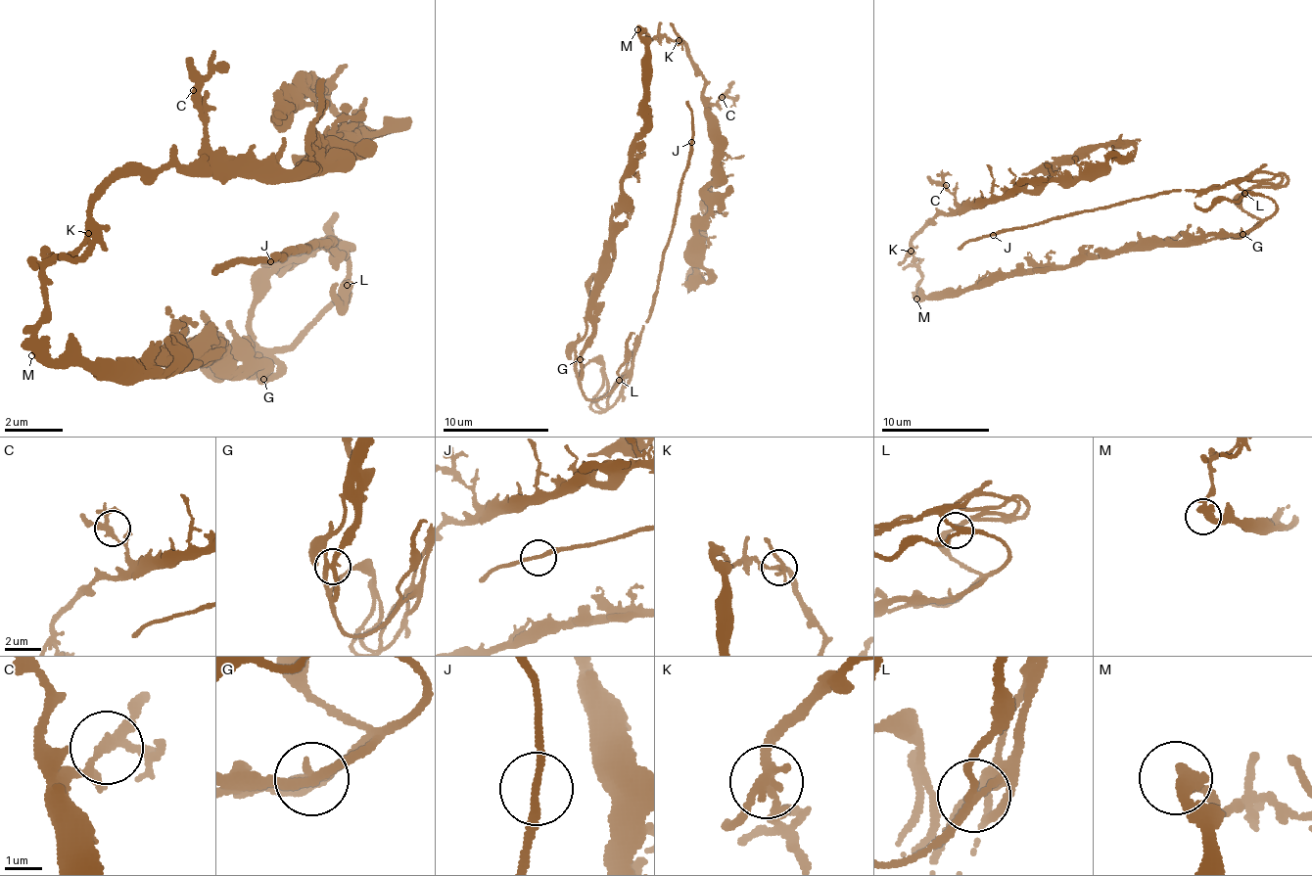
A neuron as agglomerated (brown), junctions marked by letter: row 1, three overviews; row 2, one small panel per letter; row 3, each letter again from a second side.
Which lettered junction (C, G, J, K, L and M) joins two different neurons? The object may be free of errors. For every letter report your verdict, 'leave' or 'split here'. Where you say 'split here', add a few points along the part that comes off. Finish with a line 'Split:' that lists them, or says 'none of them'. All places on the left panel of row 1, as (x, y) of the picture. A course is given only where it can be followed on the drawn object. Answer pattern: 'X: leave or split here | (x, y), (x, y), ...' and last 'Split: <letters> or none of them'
C: leave
G: leave
J: leave
K: leave
L: leave
M: leave
Split: none of them

